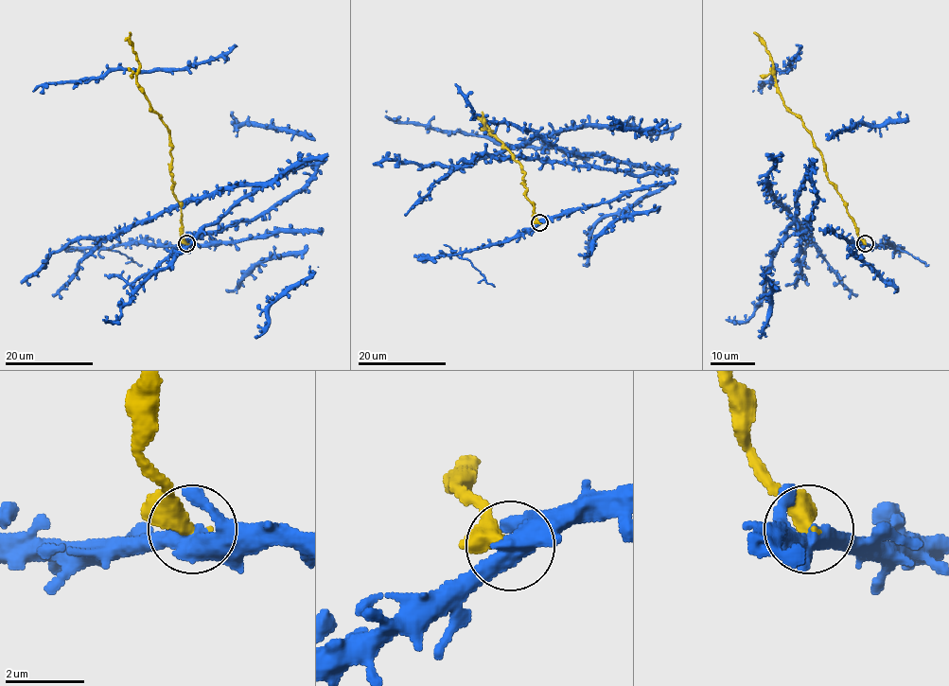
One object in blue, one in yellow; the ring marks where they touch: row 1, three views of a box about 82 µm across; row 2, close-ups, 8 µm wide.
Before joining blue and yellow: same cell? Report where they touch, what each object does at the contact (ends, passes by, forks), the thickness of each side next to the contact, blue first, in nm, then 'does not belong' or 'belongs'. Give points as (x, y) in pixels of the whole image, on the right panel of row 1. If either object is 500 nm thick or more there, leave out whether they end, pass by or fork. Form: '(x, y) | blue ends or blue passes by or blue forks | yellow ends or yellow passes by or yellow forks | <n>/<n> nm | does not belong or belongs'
(865, 243) | 500/480 nm | does not belong

